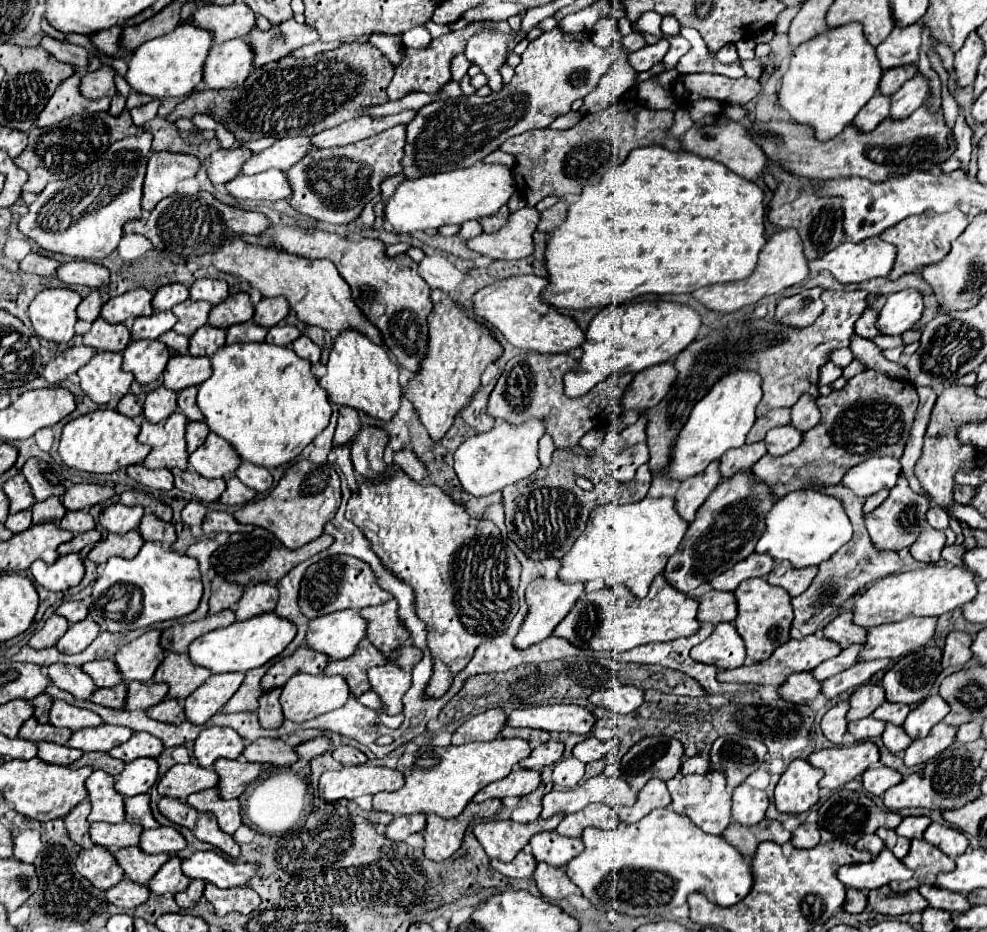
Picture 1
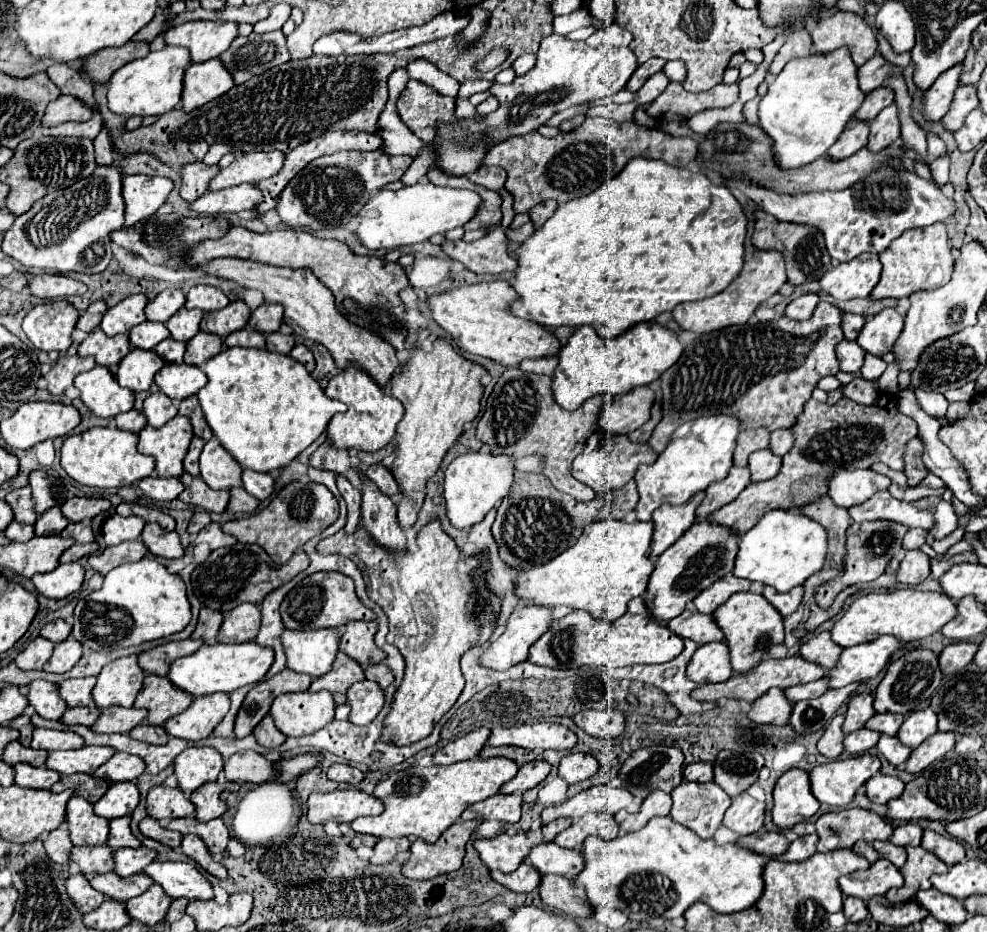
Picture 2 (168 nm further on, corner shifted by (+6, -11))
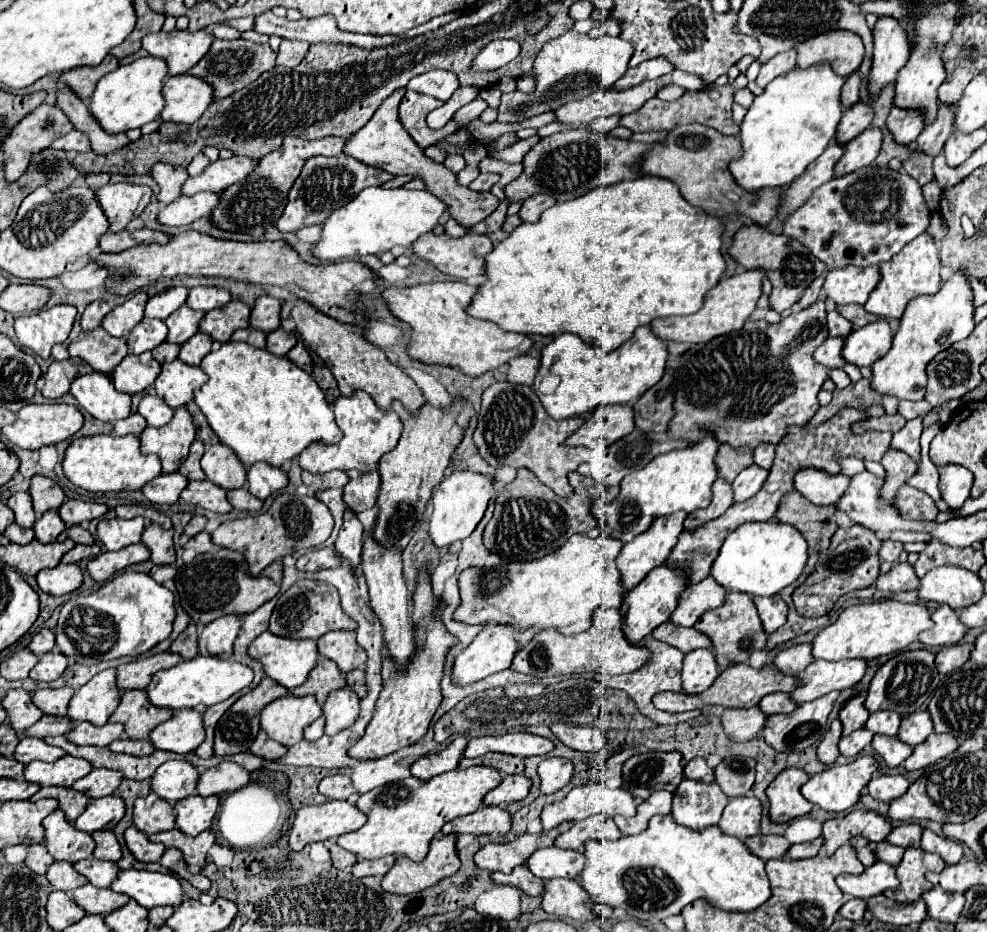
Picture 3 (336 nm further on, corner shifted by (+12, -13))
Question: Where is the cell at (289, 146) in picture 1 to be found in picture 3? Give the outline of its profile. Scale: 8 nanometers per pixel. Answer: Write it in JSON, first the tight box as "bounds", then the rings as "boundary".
{"bounds":[182,157,256,195],"boundary":[[[248,157],[218,159],[218,161],[210,163],[200,175],[190,177],[182,187],[182,195],[196,195],[200,191],[220,193],[226,187],[230,187],[232,183],[244,181],[252,173],[252,169],[256,169],[256,161],[248,159]]]}

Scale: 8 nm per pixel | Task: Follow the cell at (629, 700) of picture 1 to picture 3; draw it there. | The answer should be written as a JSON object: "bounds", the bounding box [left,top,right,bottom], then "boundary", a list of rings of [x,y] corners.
{"bounds":[552,723,606,751],"boundary":[[[554,723],[552,733],[568,747],[578,749],[578,751],[600,751],[606,745],[604,733],[596,727],[580,727],[580,725],[570,725],[570,723]]]}

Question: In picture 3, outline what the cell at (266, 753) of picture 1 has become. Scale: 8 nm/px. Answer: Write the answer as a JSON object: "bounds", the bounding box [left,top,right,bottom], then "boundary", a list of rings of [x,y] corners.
{"bounds":[196,759,250,795],"boundary":[[[226,759],[200,775],[196,791],[198,795],[222,795],[232,793],[246,783],[250,783],[250,773],[242,765]]]}

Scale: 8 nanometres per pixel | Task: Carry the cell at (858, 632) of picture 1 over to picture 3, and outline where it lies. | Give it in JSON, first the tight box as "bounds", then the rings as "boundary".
{"bounds":[774,643,812,675],"boundary":[[[800,643],[780,651],[774,659],[774,667],[784,675],[798,675],[812,663],[812,643]]]}

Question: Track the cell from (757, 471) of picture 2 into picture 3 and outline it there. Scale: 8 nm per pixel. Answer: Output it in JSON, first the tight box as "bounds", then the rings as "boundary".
{"bounds":[732,463,768,501],"boundary":[[[754,463],[750,467],[746,467],[744,471],[740,471],[738,477],[732,481],[734,501],[744,501],[744,499],[750,499],[752,495],[756,495],[762,489],[766,477],[768,477],[768,471],[762,467],[756,467]]]}

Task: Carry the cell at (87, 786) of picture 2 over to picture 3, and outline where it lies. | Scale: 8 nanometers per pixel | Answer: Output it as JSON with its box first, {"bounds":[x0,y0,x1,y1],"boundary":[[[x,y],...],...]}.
{"bounds":[32,787,88,821],"boundary":[[[42,787],[32,801],[38,801],[42,797],[54,797],[60,801],[60,809],[64,809],[68,821],[76,821],[80,813],[84,813],[84,807],[88,805],[88,795],[80,795],[78,791],[72,791],[70,787]]]}

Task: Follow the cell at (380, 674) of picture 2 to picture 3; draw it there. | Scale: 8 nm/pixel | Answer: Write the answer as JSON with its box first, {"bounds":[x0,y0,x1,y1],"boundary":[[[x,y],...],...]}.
{"bounds":[346,669,368,699],"boundary":[[[356,669],[356,671],[350,671],[346,675],[346,681],[348,681],[348,687],[354,689],[362,699],[366,697],[368,689],[366,689],[366,673],[362,669]]]}

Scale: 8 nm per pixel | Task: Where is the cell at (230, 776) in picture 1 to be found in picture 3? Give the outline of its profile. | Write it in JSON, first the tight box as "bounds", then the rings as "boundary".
{"bounds":[176,795,220,835],"boundary":[[[190,795],[176,803],[176,827],[186,835],[198,835],[210,827],[212,817],[220,805],[218,795]]]}

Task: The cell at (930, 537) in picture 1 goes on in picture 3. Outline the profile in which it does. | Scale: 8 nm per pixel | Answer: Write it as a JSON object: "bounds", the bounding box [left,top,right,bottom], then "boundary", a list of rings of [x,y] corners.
{"bounds":[874,561,920,591],"boundary":[[[904,561],[904,563],[896,563],[886,575],[880,575],[874,583],[878,589],[882,591],[910,591],[910,589],[918,589],[920,587],[920,579],[914,573],[914,567]]]}

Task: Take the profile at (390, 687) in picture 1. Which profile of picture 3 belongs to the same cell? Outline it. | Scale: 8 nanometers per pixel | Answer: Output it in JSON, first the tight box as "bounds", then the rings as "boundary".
{"bounds":[322,689,360,735],"boundary":[[[338,689],[328,695],[326,703],[322,705],[324,717],[326,717],[326,733],[336,735],[346,727],[352,727],[352,723],[358,719],[360,713],[360,697],[350,689]]]}

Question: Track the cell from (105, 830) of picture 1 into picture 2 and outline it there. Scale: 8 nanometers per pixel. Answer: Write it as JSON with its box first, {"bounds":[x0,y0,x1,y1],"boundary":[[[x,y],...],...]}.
{"bounds":[70,845,114,877],"boundary":[[[106,845],[100,847],[74,847],[70,851],[70,861],[76,863],[80,867],[80,873],[84,877],[92,877],[92,875],[100,875],[100,873],[108,873],[114,869],[114,861],[110,861],[112,851],[106,849]]]}

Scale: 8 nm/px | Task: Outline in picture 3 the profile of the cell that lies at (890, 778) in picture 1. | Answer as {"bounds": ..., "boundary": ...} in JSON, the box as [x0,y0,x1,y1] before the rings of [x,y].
{"bounds":[868,775,910,801],"boundary":[[[874,775],[868,783],[868,793],[878,801],[892,801],[904,795],[908,787],[910,783],[902,775]]]}

